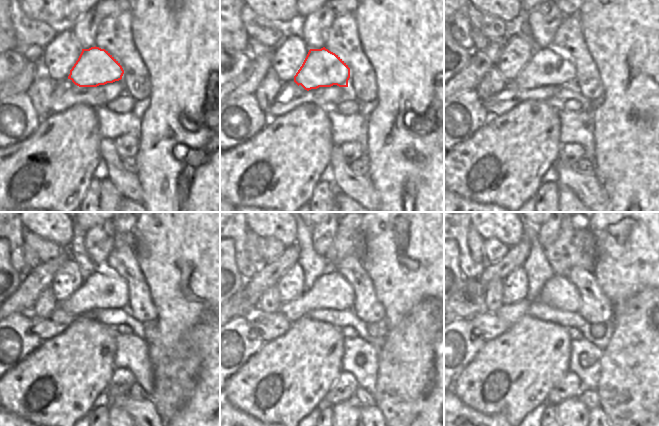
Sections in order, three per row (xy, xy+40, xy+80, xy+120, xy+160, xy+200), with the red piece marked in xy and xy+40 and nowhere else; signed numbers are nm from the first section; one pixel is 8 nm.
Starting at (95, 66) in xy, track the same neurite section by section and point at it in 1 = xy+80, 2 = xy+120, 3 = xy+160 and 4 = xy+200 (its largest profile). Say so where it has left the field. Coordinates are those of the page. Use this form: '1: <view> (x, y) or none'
1: xy+80 (548, 67)
2: xy+120 (104, 289)
3: xy+160 (330, 291)
4: xy+200 (558, 292)

